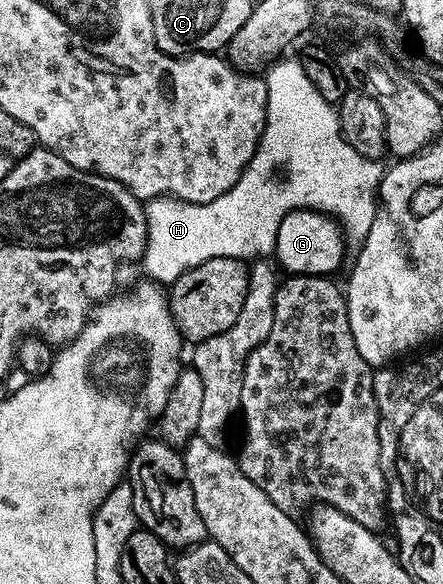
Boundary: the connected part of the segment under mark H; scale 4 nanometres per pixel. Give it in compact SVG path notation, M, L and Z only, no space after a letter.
M281 59L270 65L264 74L265 86L267 87L267 96L265 96L265 132L262 133L261 141L257 144L255 155L250 159L249 165L245 168L244 173L241 174L241 178L235 183L235 187L231 191L219 195L219 199L215 199L211 203L187 203L186 201L179 200L177 197L168 196L155 197L145 205L147 243L145 244L143 266L145 265L144 276L148 280L162 287L169 287L172 286L174 281L179 279L179 275L183 275L187 271L199 267L199 263L207 263L207 259L219 259L220 257L235 257L238 259L268 258L277 247L279 223L283 223L285 216L296 209L314 209L317 213L329 214L330 217L340 222L342 226L353 225L353 239L364 239L368 234L368 229L375 220L379 202L378 189L381 186L381 178L383 176L382 162L372 157L363 156L351 143L347 143L347 139L341 133L341 124L337 118L337 109L334 102L323 99L323 95L319 95L315 83L311 83L311 79L305 74L305 66L300 60L285 60Z

